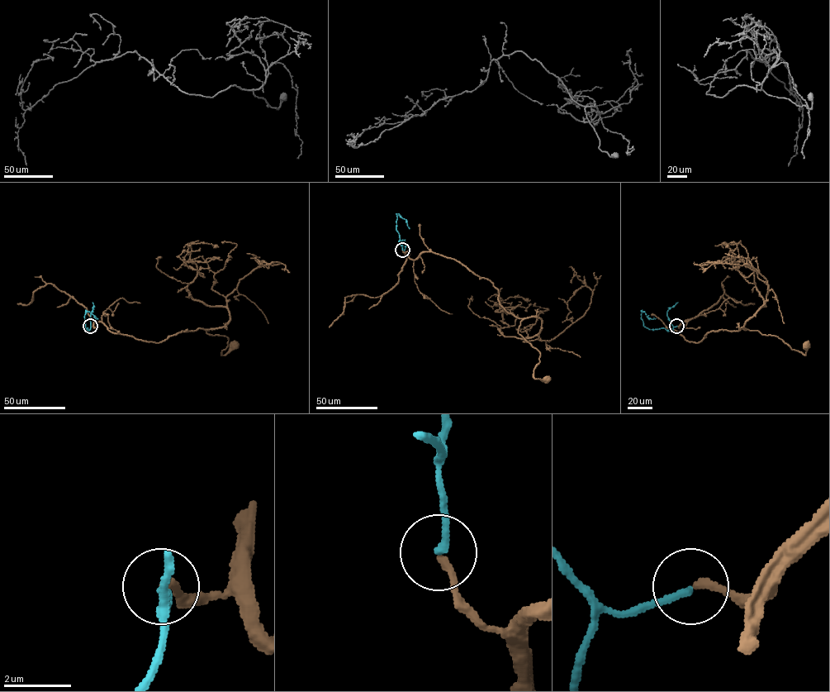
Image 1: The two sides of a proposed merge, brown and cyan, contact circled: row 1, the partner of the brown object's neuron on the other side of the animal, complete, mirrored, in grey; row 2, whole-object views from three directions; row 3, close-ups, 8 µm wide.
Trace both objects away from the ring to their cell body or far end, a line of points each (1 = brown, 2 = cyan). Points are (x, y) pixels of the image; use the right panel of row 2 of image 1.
1: (677, 326), (686, 322), (679, 333), (689, 341), (741, 328), (777, 336), (804, 355), (806, 346)
2: (676, 326), (671, 330), (649, 330), (643, 326), (642, 312), (655, 319)

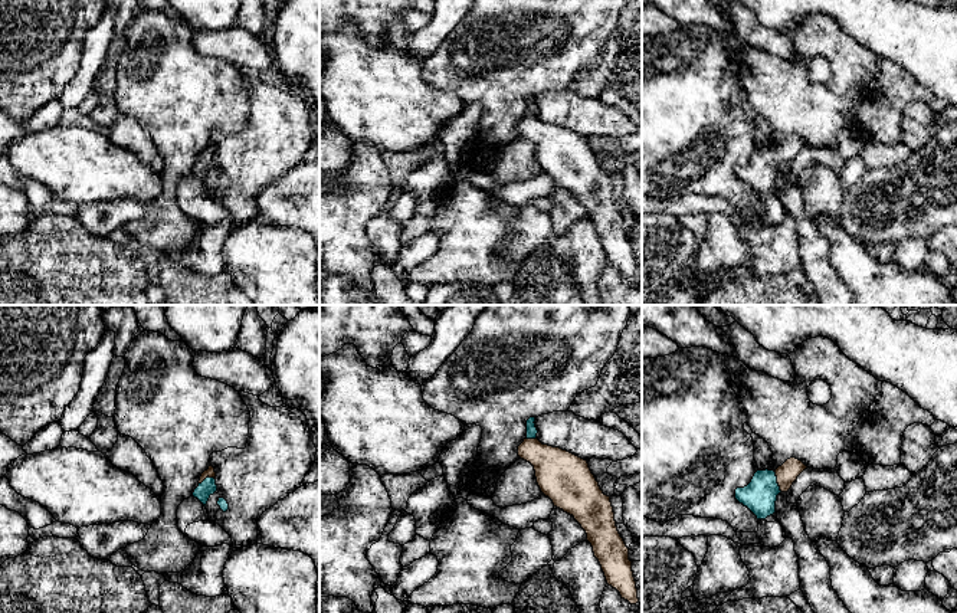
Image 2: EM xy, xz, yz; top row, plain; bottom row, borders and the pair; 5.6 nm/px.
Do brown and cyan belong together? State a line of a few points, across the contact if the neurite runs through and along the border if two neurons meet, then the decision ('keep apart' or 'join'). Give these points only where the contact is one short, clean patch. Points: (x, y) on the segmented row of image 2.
yz (786, 474), (777, 481), (760, 495) | join

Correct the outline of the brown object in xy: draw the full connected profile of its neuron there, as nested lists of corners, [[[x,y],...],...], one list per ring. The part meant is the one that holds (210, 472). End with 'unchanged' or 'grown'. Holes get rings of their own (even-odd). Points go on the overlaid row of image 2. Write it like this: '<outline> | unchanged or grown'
[[[210,465],[200,476],[199,486],[194,489],[193,496],[197,498],[204,507],[209,498],[217,491],[216,472]]] | grown

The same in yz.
[[[790,458],[776,471],[757,471],[747,486],[735,489],[735,499],[757,519],[766,519],[776,512],[777,495],[787,492],[806,468],[802,460]]] | grown

